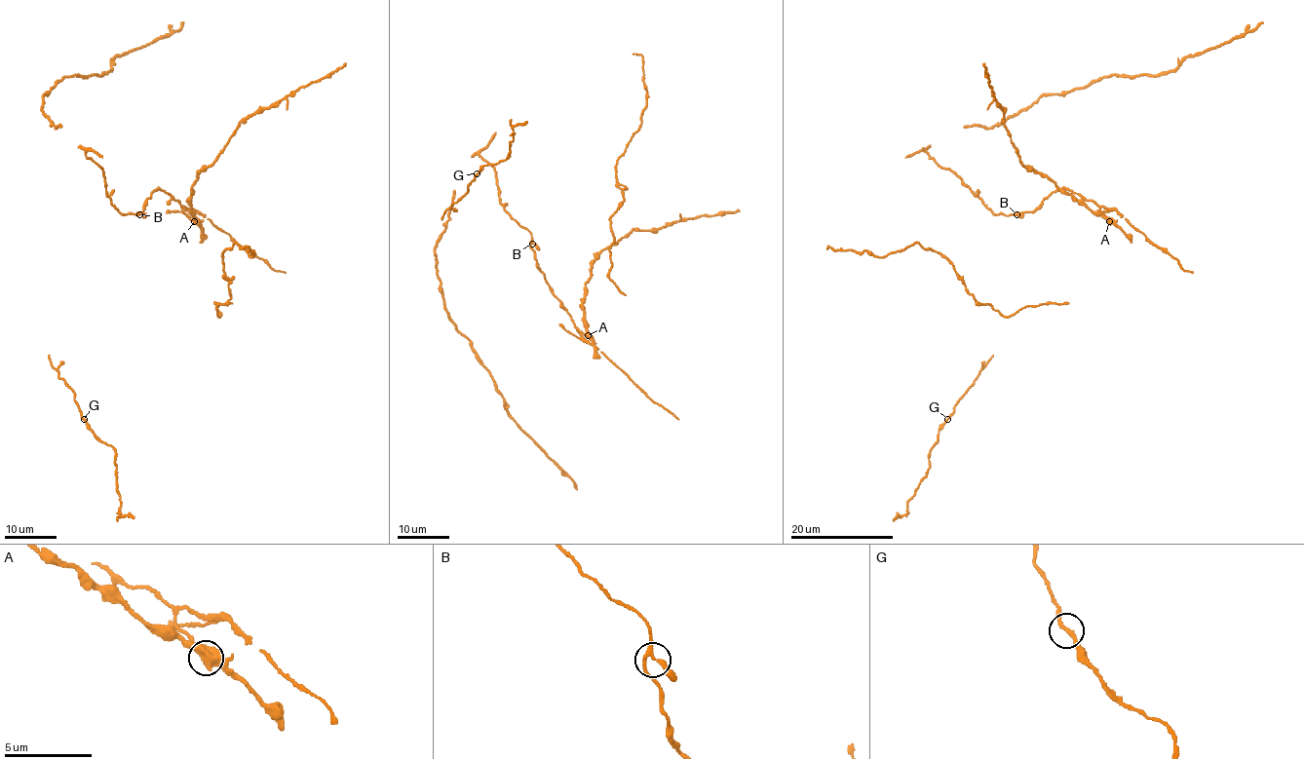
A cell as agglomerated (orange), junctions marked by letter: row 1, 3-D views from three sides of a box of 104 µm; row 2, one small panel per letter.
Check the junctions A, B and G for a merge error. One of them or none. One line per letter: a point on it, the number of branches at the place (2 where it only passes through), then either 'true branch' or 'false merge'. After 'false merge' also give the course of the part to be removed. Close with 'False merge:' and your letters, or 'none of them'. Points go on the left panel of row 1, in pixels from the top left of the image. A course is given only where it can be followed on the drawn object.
A: at (194, 221); 3 branches meet; false merge; foreign part runs (194, 220), (189, 201), (191, 186), (242, 122), (277, 106), (302, 87), (327, 78), (346, 63)
B: at (139, 214); 3 branches meet; true branch
G: at (84, 419); 2 branches meet; true branch
False merge: A

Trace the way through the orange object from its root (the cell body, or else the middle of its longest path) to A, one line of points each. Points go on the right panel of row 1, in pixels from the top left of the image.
A: (1014, 214), (1032, 211), (1054, 192), (1071, 190), (1092, 200), (1108, 220)

